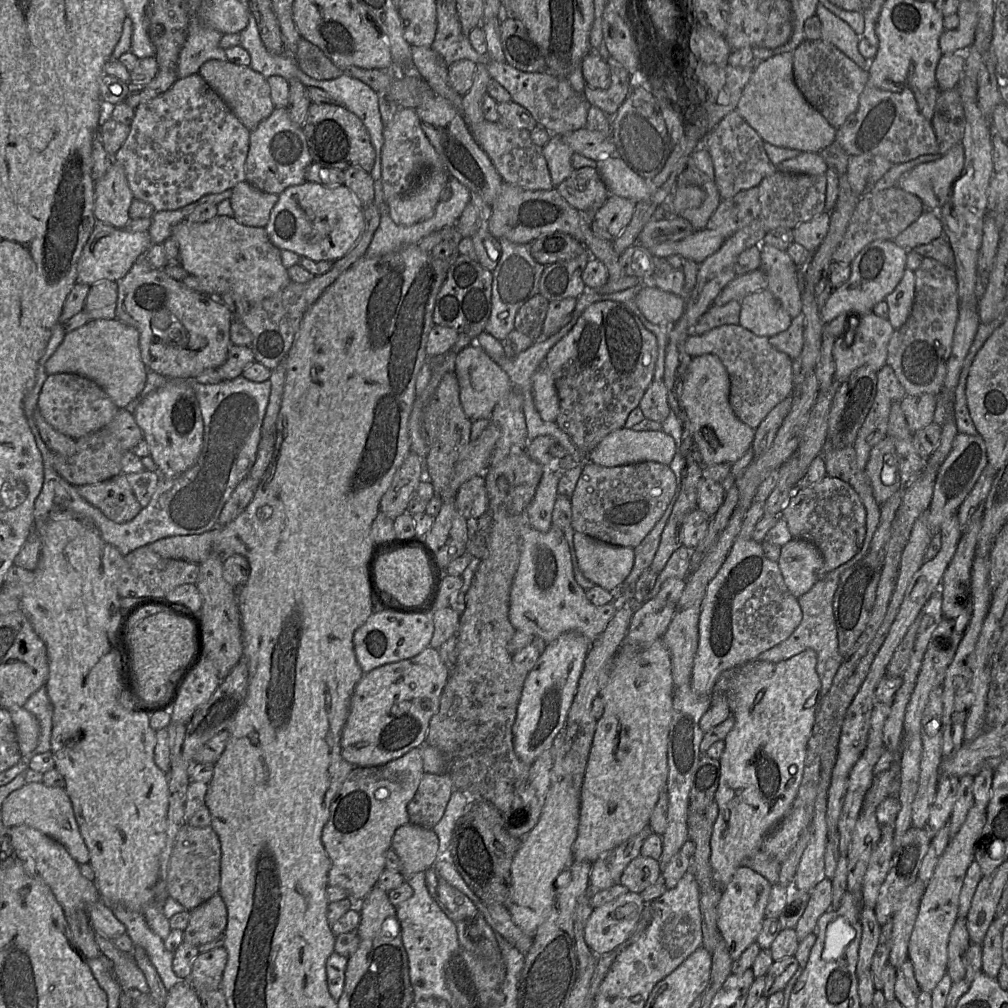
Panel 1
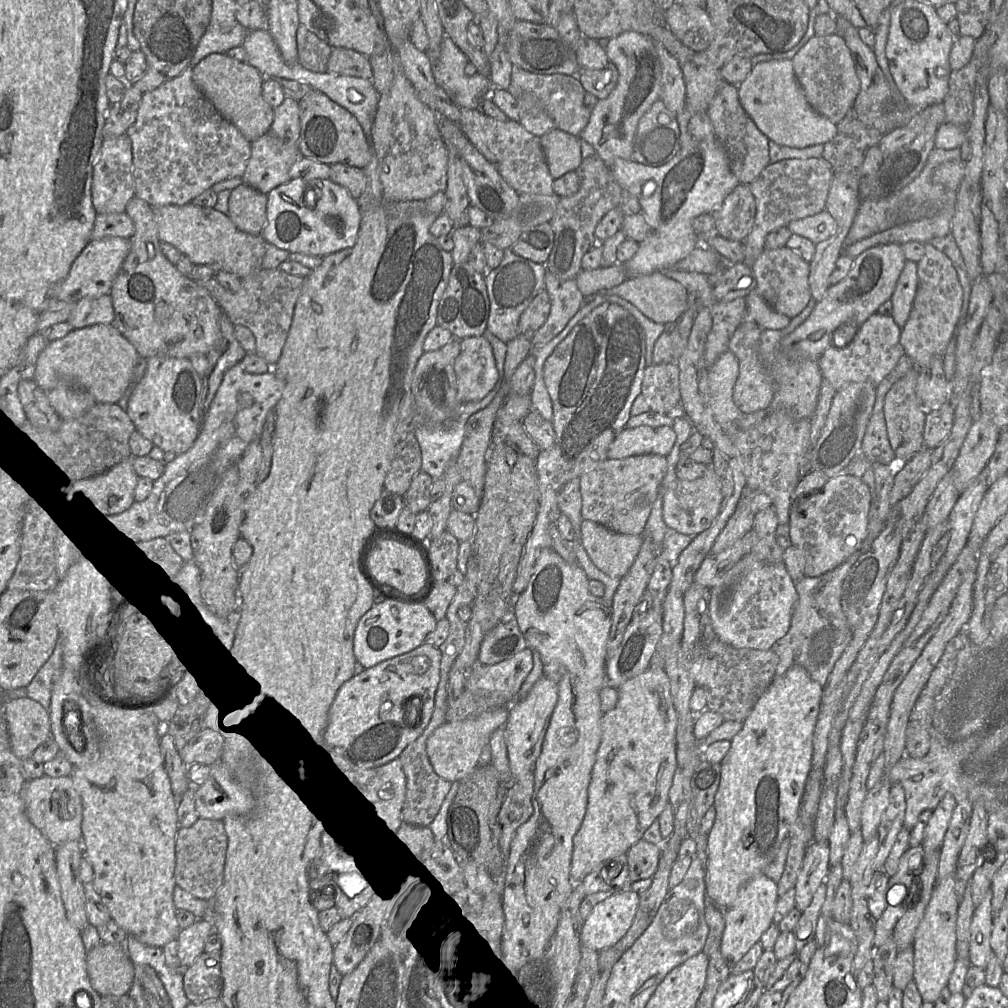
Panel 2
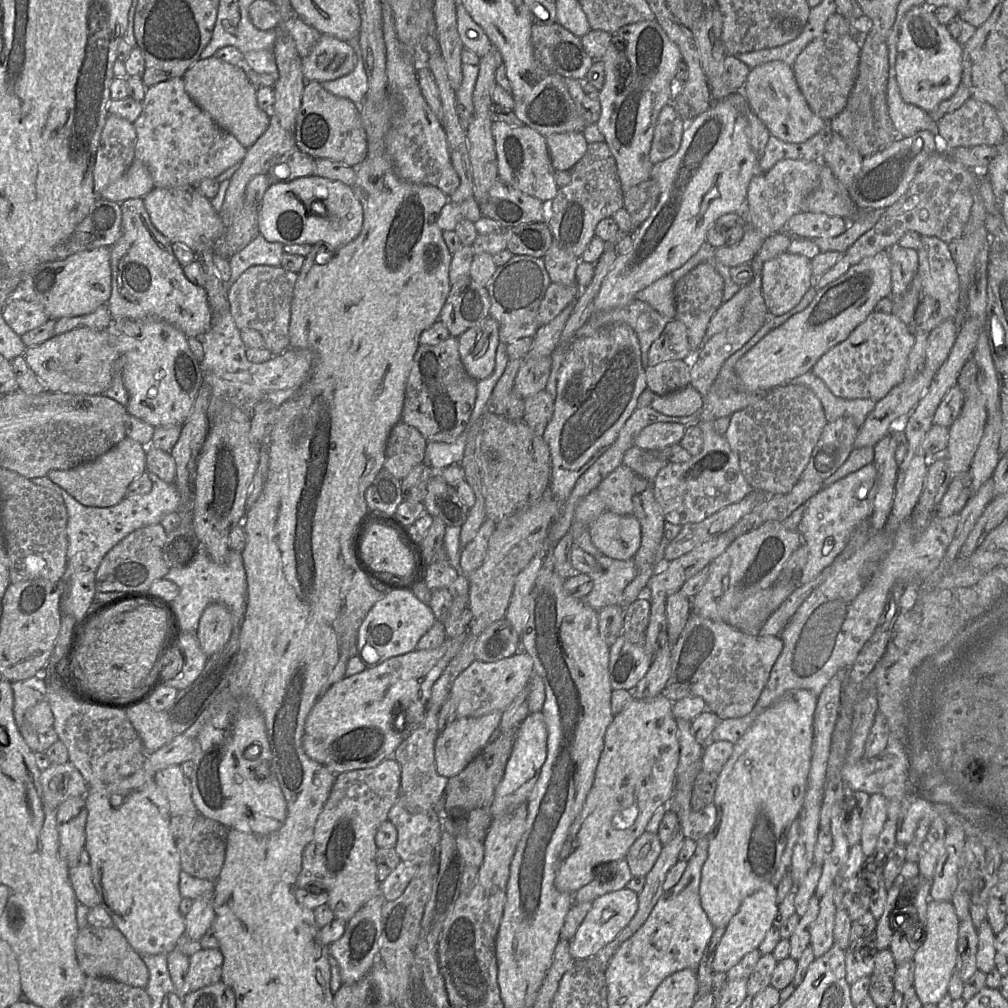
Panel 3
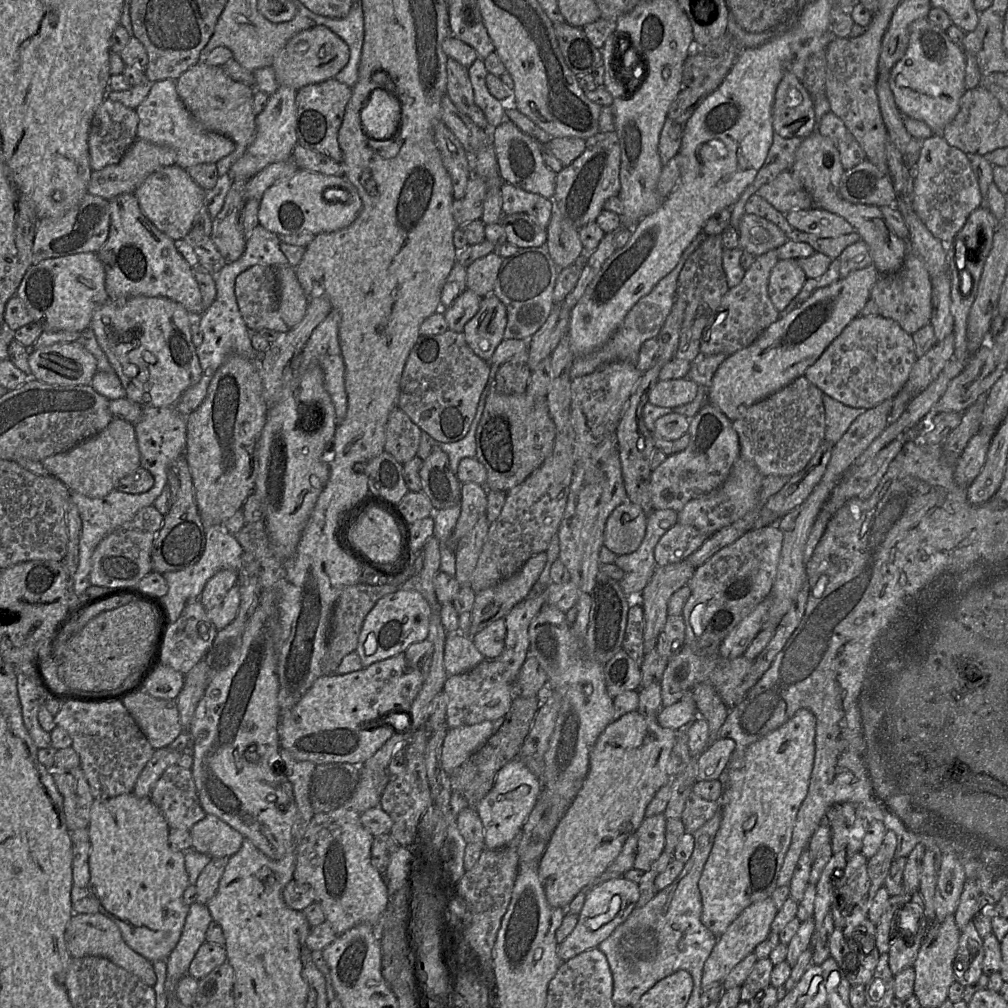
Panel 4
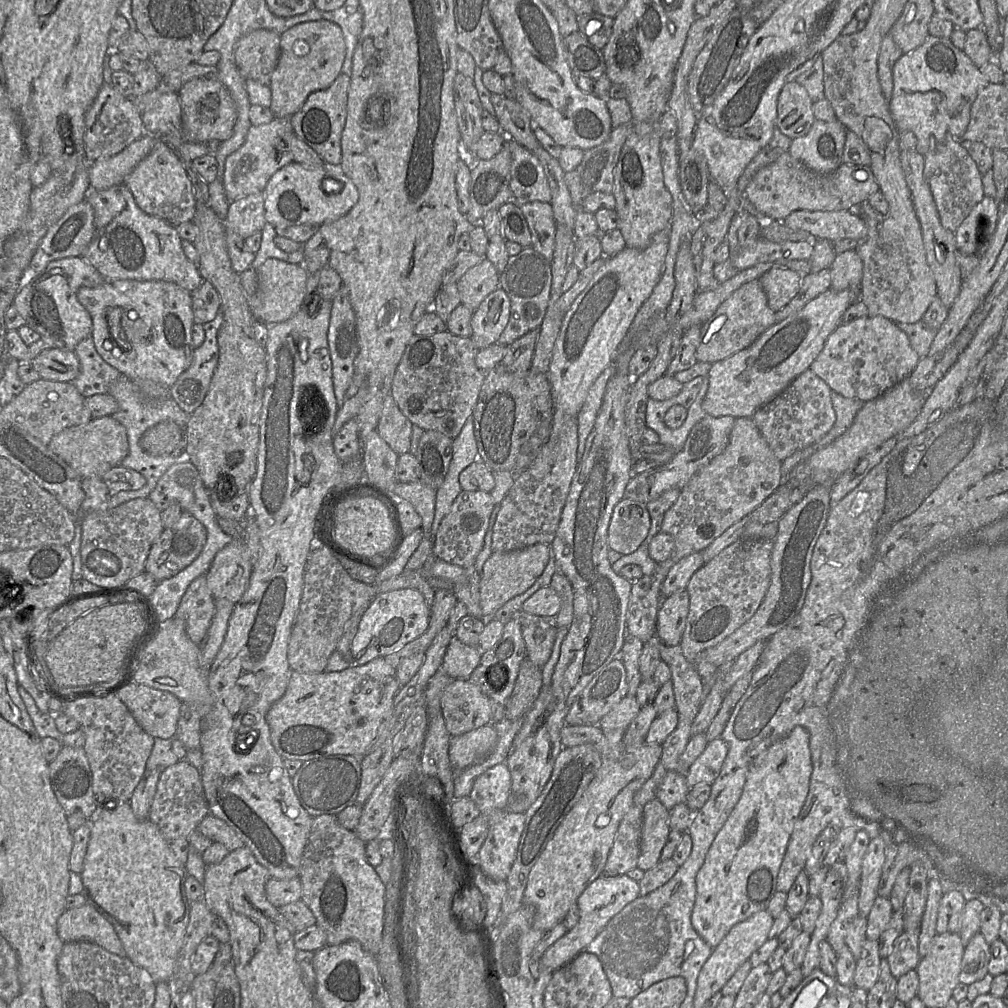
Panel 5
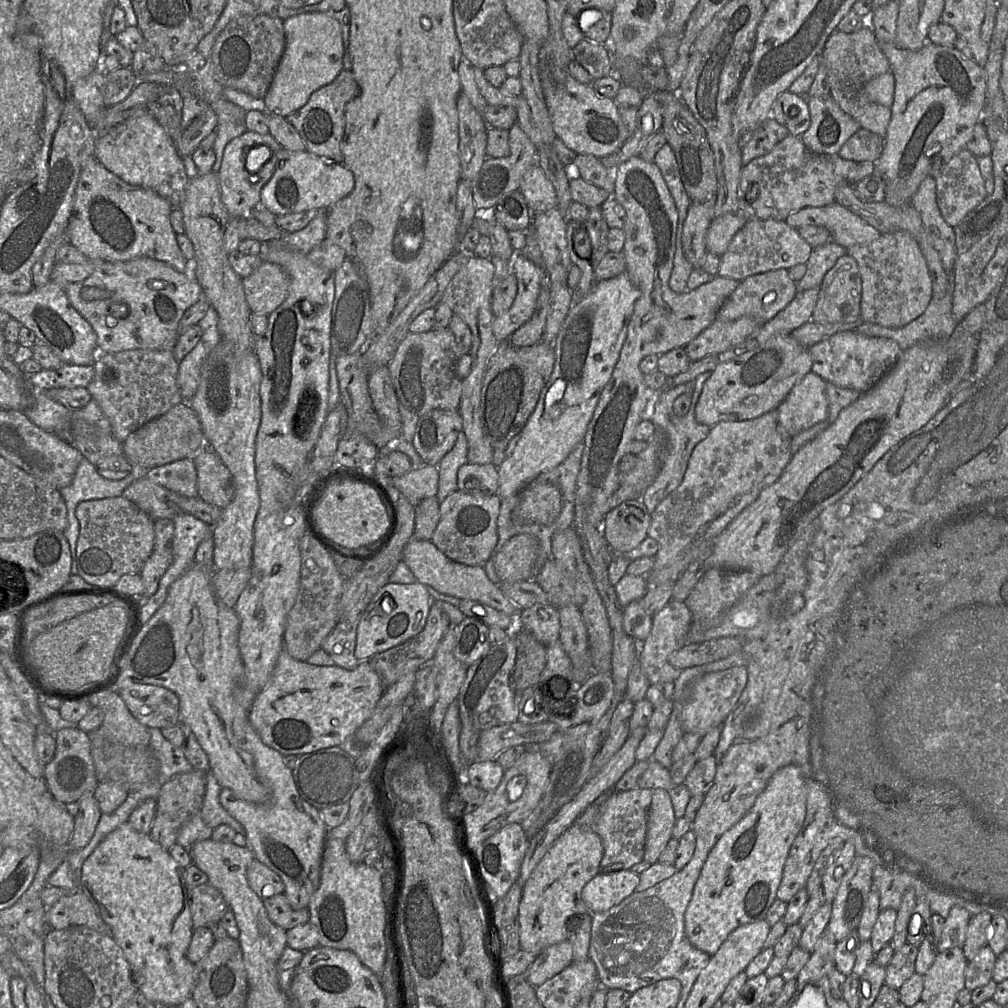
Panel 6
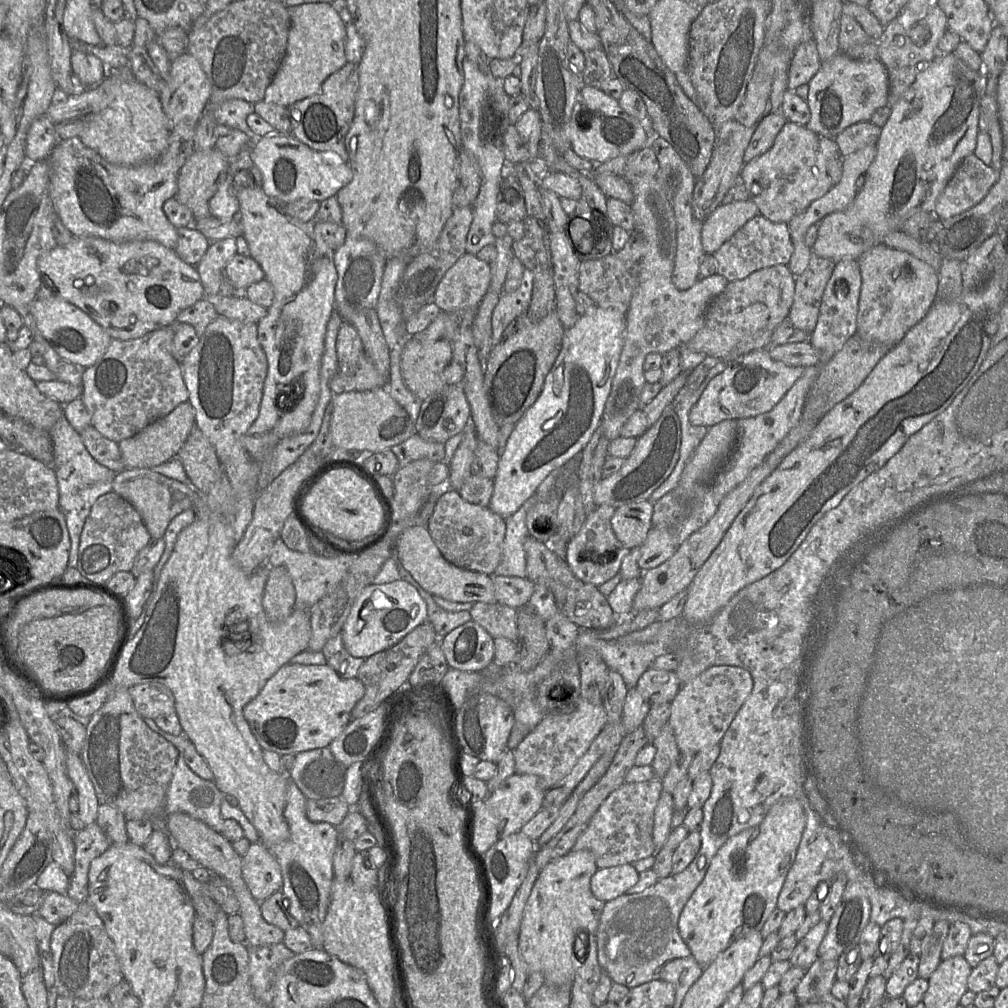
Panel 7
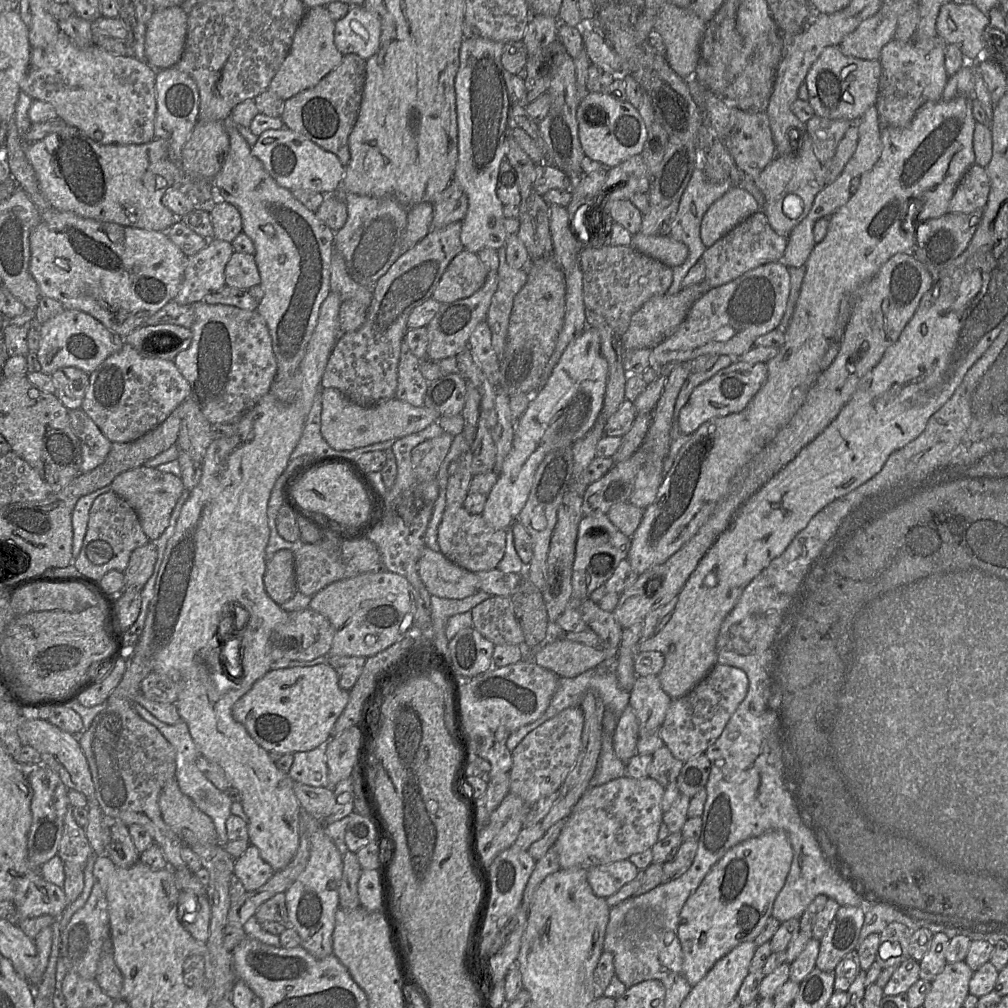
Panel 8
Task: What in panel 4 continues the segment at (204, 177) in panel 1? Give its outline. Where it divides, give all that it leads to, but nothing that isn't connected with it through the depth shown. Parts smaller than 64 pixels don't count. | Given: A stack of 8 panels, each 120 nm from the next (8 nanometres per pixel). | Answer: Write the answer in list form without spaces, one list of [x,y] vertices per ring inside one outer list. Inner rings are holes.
[[[176,80],[152,83],[147,97],[136,111],[139,118],[137,138],[174,149],[176,165],[184,169],[202,163],[217,163],[236,148],[229,137],[207,130],[191,115],[178,95]]]

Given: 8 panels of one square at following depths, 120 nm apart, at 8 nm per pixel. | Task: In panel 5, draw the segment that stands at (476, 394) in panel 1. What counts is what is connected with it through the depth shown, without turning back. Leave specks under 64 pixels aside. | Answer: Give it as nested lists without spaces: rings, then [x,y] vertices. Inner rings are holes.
[[[500,287],[491,292],[473,312],[471,339],[481,350],[497,343],[508,324],[511,301]]]

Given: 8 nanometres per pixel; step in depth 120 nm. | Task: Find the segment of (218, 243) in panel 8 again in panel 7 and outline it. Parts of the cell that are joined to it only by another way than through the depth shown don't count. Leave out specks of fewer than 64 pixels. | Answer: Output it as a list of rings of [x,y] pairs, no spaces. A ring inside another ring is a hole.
[[[235,238],[211,241],[209,247],[195,266],[204,288],[205,298],[217,295],[227,262],[237,254]]]

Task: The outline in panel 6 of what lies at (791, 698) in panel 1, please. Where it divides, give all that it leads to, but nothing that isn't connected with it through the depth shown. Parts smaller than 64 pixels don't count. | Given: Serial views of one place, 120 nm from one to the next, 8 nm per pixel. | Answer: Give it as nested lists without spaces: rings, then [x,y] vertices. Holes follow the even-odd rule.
[[[789,764],[772,775],[750,811],[720,836],[701,869],[684,915],[685,933],[694,947],[712,956],[733,930],[766,918],[777,898],[790,847],[803,826],[806,807],[806,779],[799,766]]]

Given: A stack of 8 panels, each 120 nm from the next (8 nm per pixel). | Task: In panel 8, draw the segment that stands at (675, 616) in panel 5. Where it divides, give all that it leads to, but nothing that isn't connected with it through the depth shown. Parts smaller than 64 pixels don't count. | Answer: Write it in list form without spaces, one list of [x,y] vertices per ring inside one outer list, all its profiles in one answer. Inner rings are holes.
[[[658,675],[637,678],[630,692],[629,705],[639,722],[639,738],[647,737],[663,724],[673,699],[663,690]]]

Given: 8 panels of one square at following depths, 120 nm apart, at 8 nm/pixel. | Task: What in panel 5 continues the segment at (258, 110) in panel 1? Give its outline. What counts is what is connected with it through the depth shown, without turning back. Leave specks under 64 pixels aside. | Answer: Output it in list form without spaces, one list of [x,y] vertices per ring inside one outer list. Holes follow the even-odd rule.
[[[217,78],[192,79],[180,89],[178,96],[186,141],[202,143],[224,141],[231,137],[237,120],[236,104],[228,89]]]

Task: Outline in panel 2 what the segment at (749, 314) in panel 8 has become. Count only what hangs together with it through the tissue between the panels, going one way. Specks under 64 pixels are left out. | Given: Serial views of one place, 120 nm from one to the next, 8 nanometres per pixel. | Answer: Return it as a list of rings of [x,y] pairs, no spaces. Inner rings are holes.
[[[788,247],[764,249],[753,265],[757,290],[776,312],[794,318],[802,312],[811,297],[809,287],[810,264]]]

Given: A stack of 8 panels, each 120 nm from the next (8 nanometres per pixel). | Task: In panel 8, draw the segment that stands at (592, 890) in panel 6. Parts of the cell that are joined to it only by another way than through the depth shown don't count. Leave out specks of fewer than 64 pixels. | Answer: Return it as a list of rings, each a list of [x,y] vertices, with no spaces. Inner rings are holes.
[[[623,859],[589,868],[587,879],[594,894],[606,899],[635,879],[638,872],[629,859]]]

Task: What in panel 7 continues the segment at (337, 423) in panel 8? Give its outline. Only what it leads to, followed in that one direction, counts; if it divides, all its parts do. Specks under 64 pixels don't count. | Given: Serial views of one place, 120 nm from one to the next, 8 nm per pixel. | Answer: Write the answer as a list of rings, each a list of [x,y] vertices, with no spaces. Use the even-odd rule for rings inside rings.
[[[386,387],[333,394],[331,404],[330,437],[337,449],[378,453],[416,434],[415,422],[391,397]]]

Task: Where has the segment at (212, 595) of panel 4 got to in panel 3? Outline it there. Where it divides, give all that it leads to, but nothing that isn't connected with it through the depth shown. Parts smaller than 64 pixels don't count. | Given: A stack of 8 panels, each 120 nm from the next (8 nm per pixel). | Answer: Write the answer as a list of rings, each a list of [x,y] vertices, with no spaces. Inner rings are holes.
[[[212,603],[205,608],[200,617],[196,637],[201,649],[209,657],[226,645],[232,630],[228,608],[223,604]]]

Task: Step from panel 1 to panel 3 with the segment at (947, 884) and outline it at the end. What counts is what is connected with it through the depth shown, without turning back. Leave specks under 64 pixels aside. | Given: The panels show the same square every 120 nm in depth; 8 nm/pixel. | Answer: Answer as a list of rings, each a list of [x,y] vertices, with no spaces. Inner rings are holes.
[[[929,900],[926,912],[924,940],[913,956],[913,987],[923,1005],[935,1004],[947,994],[950,978],[957,962],[959,919],[949,900]]]

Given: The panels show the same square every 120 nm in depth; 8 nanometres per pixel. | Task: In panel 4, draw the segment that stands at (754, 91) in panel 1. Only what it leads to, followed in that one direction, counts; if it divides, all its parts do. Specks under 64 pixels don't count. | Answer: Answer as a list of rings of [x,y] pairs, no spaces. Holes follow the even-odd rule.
[[[790,71],[780,81],[772,107],[773,129],[783,138],[806,138],[817,132],[812,97]]]

